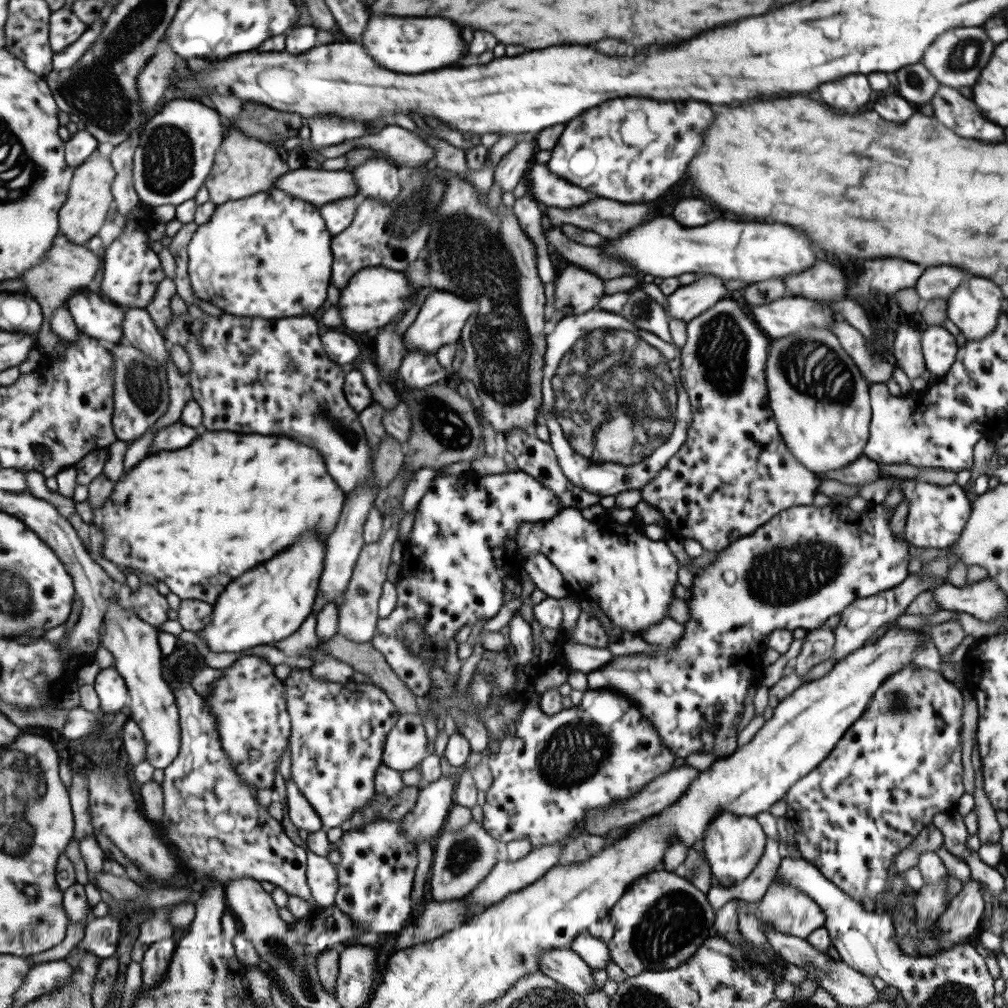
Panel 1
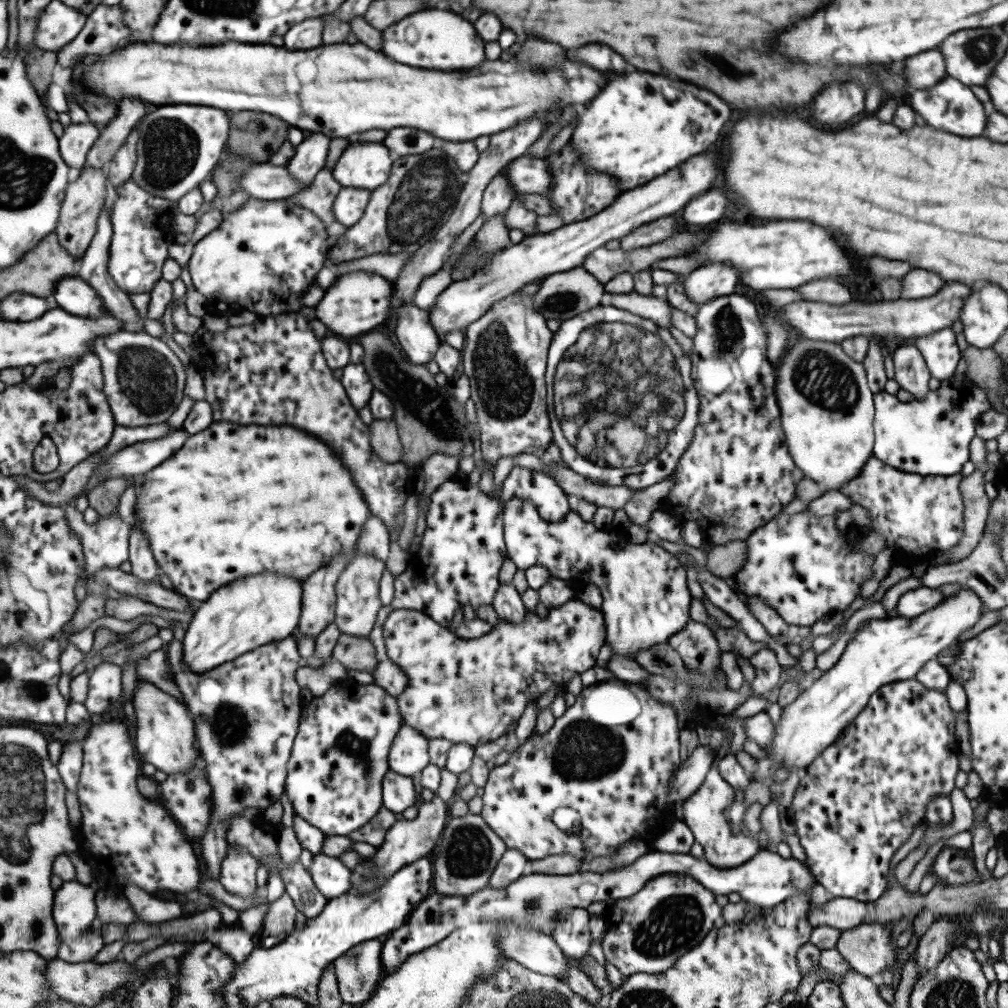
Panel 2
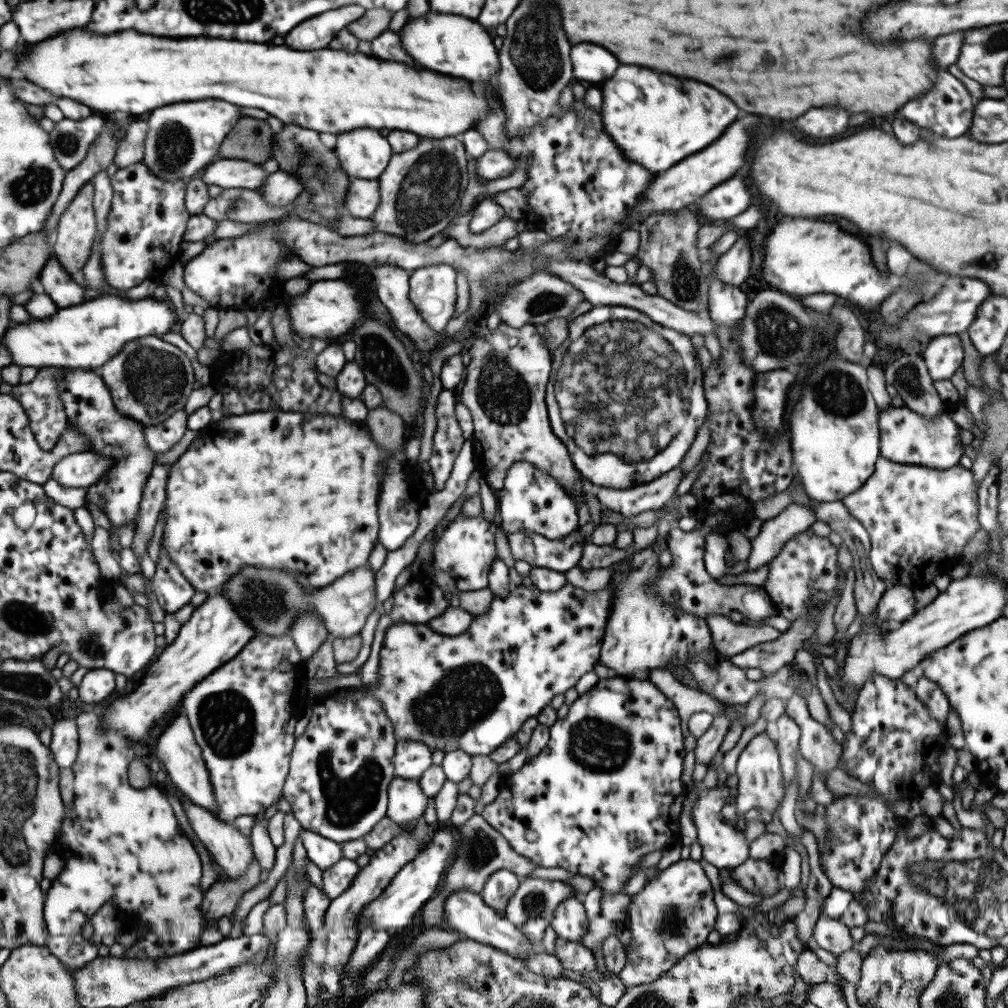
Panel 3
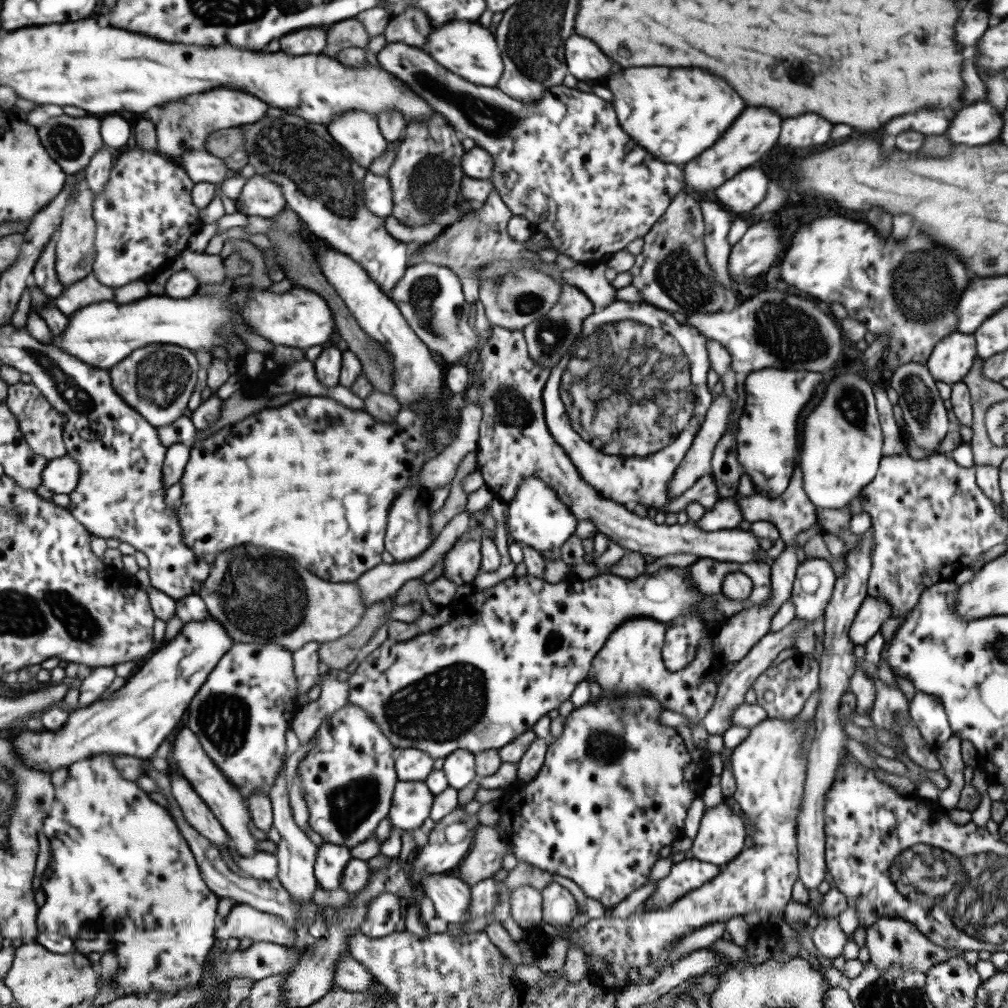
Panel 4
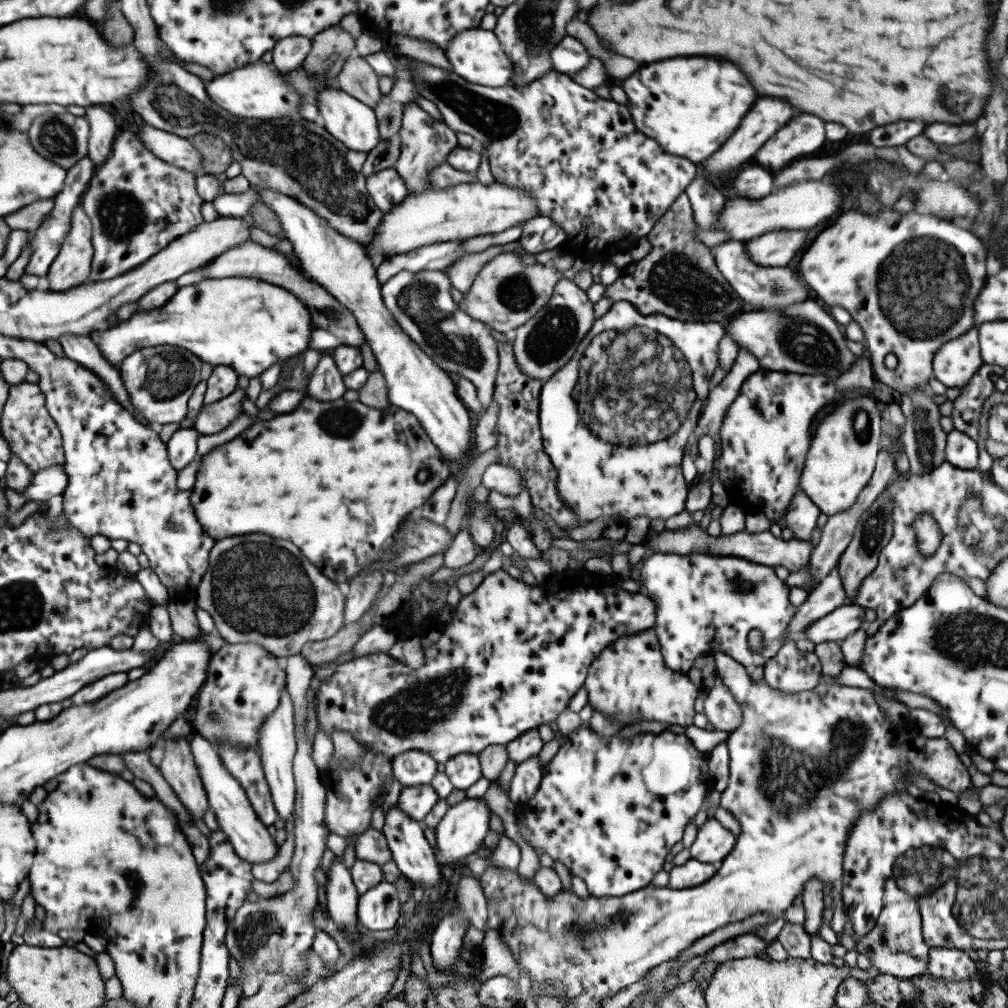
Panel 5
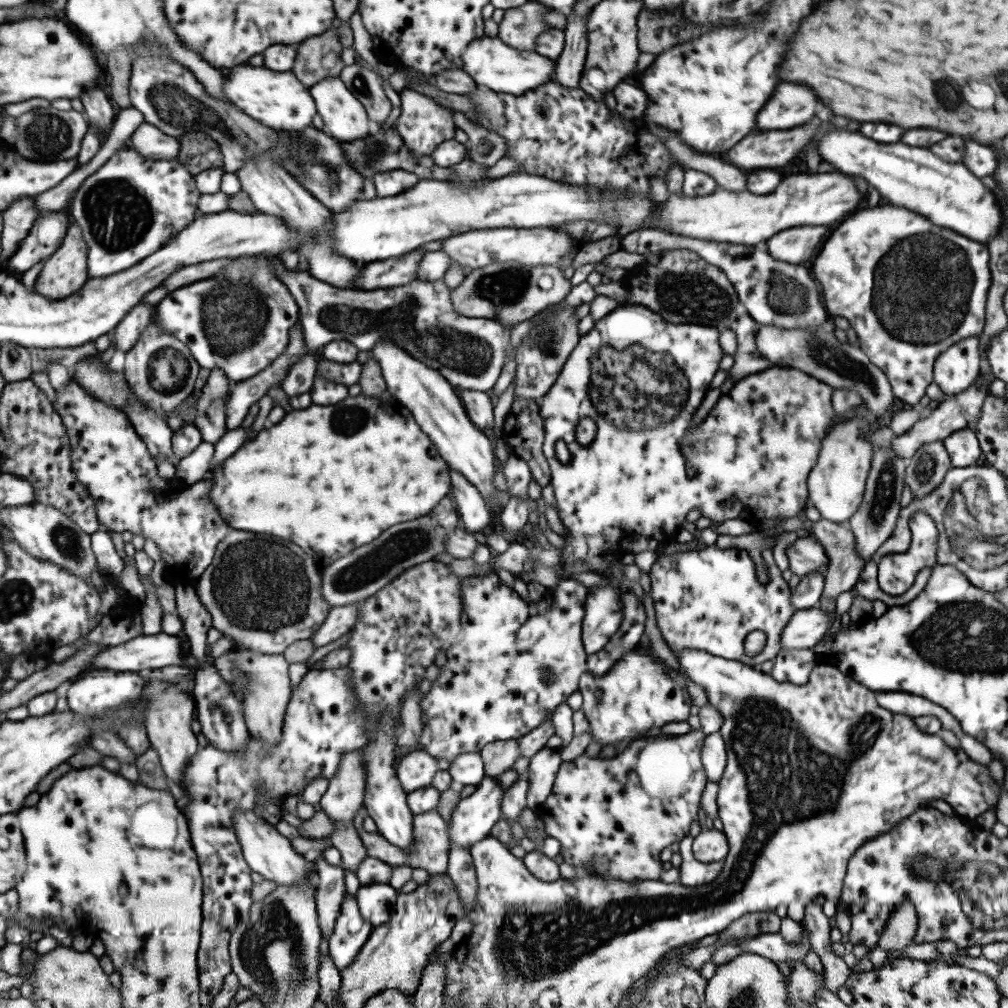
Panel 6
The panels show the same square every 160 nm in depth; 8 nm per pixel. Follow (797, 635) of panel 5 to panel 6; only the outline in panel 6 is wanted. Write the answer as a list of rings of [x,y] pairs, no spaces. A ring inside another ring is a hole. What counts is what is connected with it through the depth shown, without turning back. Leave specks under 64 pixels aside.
[[[820,518],[813,523],[810,533],[828,557],[821,597],[835,602],[840,592],[851,589],[857,582],[866,562],[856,555],[854,536],[847,523],[834,523]]]

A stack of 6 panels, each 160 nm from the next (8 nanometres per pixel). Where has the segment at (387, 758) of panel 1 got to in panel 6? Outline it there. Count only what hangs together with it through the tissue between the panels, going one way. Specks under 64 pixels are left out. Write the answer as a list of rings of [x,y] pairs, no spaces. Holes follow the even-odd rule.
[[[424,750],[411,751],[397,761],[396,777],[406,793],[429,786],[438,770],[436,759]]]

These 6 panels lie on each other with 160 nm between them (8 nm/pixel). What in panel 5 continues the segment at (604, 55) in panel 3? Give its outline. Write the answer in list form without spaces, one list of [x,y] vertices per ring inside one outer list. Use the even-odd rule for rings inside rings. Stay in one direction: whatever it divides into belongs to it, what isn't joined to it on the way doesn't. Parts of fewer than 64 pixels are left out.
[[[563,35],[549,51],[552,68],[568,76],[583,68],[589,57],[581,42],[569,35]]]

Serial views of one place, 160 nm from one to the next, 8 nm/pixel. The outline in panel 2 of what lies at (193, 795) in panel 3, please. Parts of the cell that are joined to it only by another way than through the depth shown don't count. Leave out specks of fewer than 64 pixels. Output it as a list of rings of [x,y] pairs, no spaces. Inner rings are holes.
[[[142,678],[136,680],[133,705],[137,716],[137,750],[141,751],[141,758],[167,775],[192,768],[198,750],[195,723],[186,706],[172,694]]]

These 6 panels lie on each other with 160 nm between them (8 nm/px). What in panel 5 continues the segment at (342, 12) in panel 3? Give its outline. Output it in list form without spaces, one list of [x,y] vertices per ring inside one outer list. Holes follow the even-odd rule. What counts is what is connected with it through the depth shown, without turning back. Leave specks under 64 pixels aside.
[[[291,36],[273,45],[271,60],[273,60],[275,70],[287,72],[287,70],[297,68],[303,62],[303,58],[309,52],[309,48],[311,48],[312,42],[309,42],[309,40],[311,39]]]

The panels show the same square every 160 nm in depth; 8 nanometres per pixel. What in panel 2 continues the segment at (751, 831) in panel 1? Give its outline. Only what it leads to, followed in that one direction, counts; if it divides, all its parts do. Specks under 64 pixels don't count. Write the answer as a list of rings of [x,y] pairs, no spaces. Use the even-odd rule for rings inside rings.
[[[726,738],[719,745],[713,758],[712,767],[705,775],[703,782],[683,802],[683,823],[693,834],[695,842],[703,848],[702,859],[705,859],[713,868],[733,869],[752,859],[761,849],[759,838],[752,838],[743,830],[732,830],[731,824],[725,819],[724,813],[730,802],[733,801],[732,786],[721,778],[717,764],[728,753],[731,738]]]

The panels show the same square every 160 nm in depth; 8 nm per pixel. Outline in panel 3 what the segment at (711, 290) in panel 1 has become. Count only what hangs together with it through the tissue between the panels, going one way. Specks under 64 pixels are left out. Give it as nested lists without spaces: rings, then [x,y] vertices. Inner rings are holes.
[[[743,236],[735,240],[735,244],[727,252],[718,256],[712,275],[722,283],[737,286],[749,276],[749,266],[751,266],[749,240]]]

